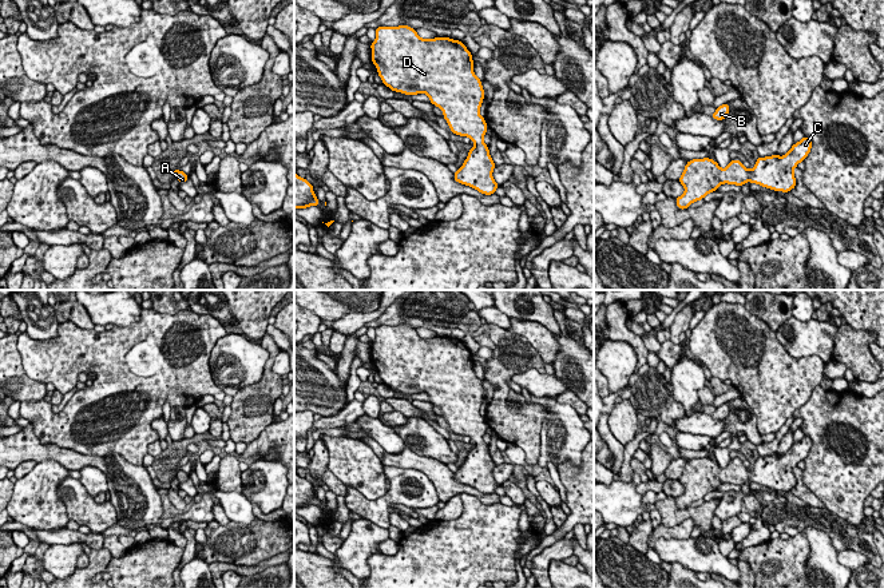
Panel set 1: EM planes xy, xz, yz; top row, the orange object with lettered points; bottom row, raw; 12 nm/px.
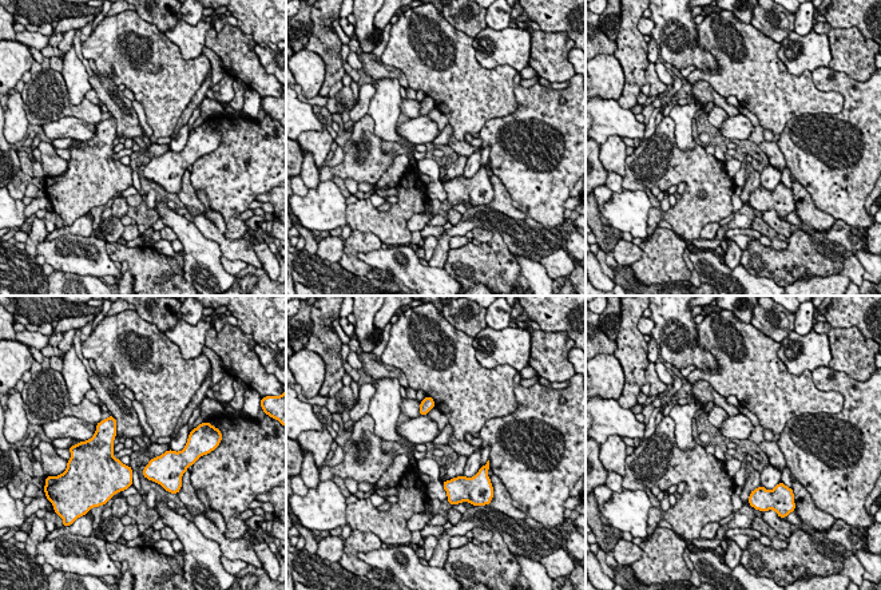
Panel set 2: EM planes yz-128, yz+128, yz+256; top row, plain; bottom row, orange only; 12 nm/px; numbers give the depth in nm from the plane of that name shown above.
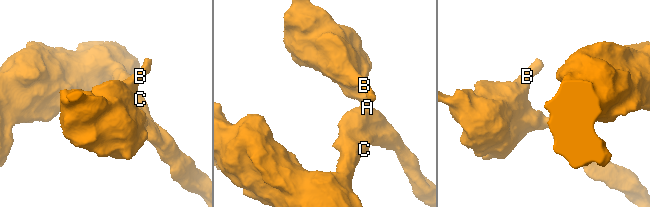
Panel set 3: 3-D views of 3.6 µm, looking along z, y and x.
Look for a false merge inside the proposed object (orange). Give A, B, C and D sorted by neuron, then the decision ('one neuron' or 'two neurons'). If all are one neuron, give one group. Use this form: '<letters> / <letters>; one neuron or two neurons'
A B C D; one neuron

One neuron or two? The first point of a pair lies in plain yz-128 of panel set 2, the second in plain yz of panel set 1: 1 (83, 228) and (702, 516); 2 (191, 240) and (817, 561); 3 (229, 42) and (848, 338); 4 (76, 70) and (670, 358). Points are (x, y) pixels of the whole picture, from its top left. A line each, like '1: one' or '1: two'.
1: two
2: one
3: one
4: two

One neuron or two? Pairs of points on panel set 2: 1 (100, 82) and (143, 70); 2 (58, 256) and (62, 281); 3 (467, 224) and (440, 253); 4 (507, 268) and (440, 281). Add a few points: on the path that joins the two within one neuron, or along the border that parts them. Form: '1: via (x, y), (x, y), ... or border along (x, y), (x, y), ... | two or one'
1: border along (99, 71), (118, 86) | two
2: border along (55, 269), (91, 276) | two
3: via (457, 229), (443, 244) | one
4: border along (443, 268), (459, 281) | two

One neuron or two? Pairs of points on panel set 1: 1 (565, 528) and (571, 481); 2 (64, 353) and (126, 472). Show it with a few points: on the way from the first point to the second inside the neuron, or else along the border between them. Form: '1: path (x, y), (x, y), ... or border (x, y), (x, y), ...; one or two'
1: path (577, 516), (577, 493); one
2: border (103, 456), (121, 455), (129, 461), (142, 465); two

